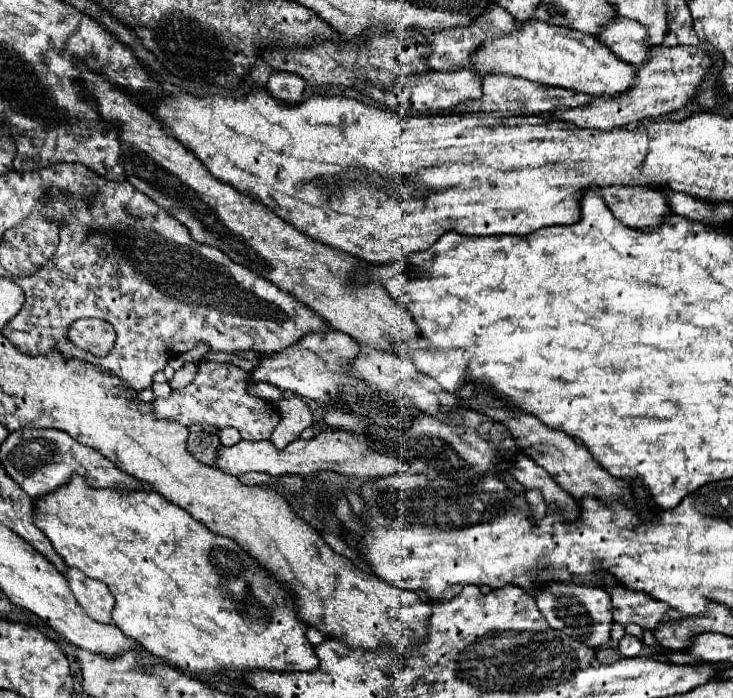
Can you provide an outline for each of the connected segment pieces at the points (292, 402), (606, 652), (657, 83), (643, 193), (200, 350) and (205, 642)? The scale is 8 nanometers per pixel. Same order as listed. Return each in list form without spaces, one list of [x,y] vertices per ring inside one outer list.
[[[300,397],[280,399],[276,405],[280,413],[280,423],[276,425],[270,441],[276,445],[276,449],[284,449],[288,443],[296,441],[306,427],[312,427],[314,419]]]
[[[600,647],[596,649],[596,657],[600,657],[602,663],[614,663],[620,659],[620,653],[618,649],[612,649],[612,647]]]
[[[650,47],[648,57],[642,65],[636,67],[634,83],[628,87],[628,91],[618,95],[600,95],[594,97],[592,103],[574,107],[574,109],[554,109],[552,117],[572,123],[576,127],[594,127],[594,129],[614,129],[614,127],[626,127],[634,125],[644,117],[658,117],[664,113],[678,111],[692,99],[694,91],[704,81],[704,73],[710,65],[710,59],[698,49],[698,47]]]
[[[606,185],[596,191],[612,209],[614,217],[634,229],[656,229],[660,219],[670,213],[664,195],[654,187]]]
[[[198,345],[198,347],[194,347],[192,351],[184,353],[182,357],[184,357],[186,363],[198,363],[206,353],[208,353],[208,345]]]
[[[78,475],[58,491],[36,503],[36,525],[52,541],[68,567],[78,567],[92,579],[108,585],[116,599],[114,623],[126,637],[138,641],[148,653],[168,663],[210,679],[232,679],[230,673],[246,671],[316,671],[318,657],[306,639],[304,621],[296,617],[296,601],[276,583],[236,541],[212,533],[182,507],[166,501],[156,491],[118,493],[116,489],[92,489]]]

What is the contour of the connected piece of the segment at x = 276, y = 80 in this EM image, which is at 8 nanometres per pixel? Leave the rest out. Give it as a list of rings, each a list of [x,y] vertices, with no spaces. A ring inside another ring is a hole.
[[[272,73],[266,83],[268,93],[272,93],[272,97],[286,103],[298,103],[302,99],[304,87],[306,81],[300,81],[296,73]]]

